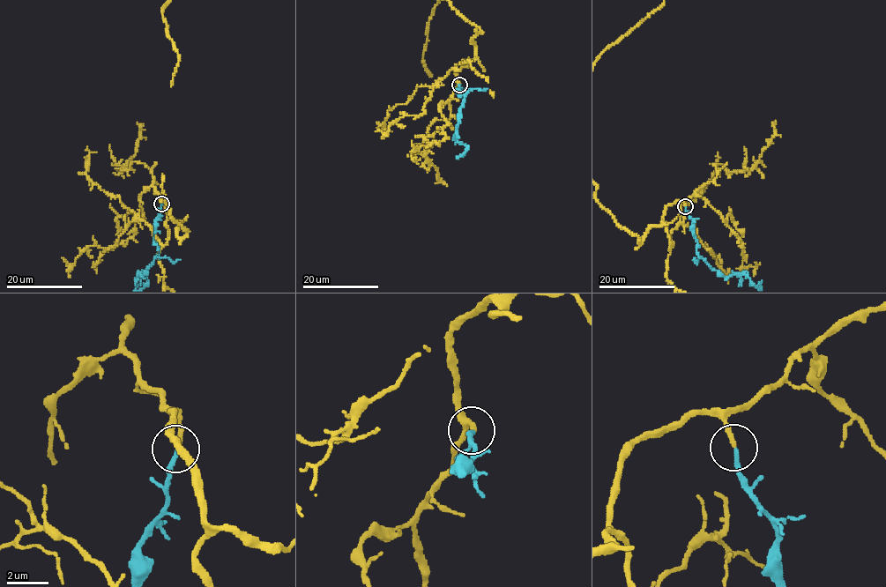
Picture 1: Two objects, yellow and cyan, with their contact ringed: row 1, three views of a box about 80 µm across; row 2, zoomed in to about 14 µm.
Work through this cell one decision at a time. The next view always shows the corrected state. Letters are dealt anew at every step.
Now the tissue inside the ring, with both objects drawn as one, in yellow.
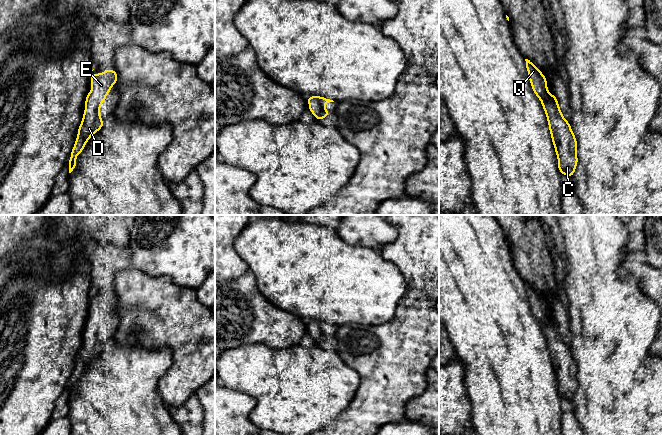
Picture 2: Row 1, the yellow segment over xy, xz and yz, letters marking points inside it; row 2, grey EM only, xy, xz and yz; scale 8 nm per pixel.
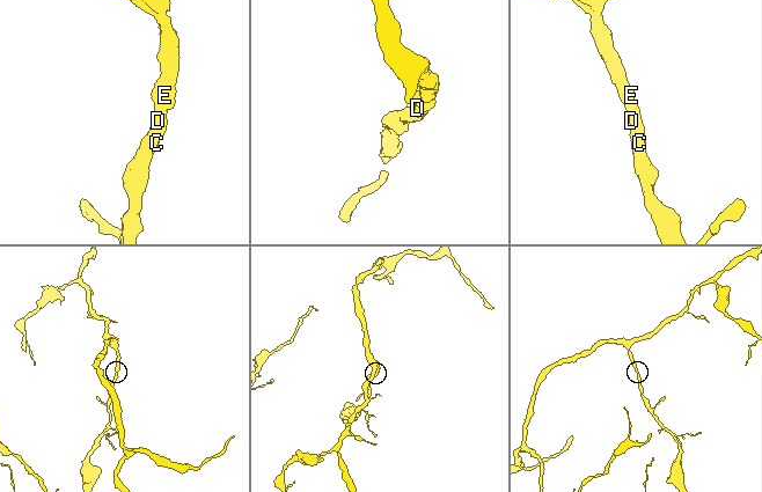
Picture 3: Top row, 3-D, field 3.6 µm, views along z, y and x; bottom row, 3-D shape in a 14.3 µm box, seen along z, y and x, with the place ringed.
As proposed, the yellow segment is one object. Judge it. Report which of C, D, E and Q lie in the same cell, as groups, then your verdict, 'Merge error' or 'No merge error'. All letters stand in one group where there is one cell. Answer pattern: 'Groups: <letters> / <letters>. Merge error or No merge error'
Groups: C D E Q. No merge error

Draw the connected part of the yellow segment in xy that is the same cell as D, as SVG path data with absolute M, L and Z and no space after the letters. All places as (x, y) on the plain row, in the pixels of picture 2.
M114 293L104 294L101 298L93 297L90 305L92 314L86 320L85 337L78 352L78 360L71 375L70 385L67 388L69 397L77 390L76 381L83 375L89 362L104 349L100 342L100 330L106 324L106 319L111 315L112 309L117 308L117 297Z

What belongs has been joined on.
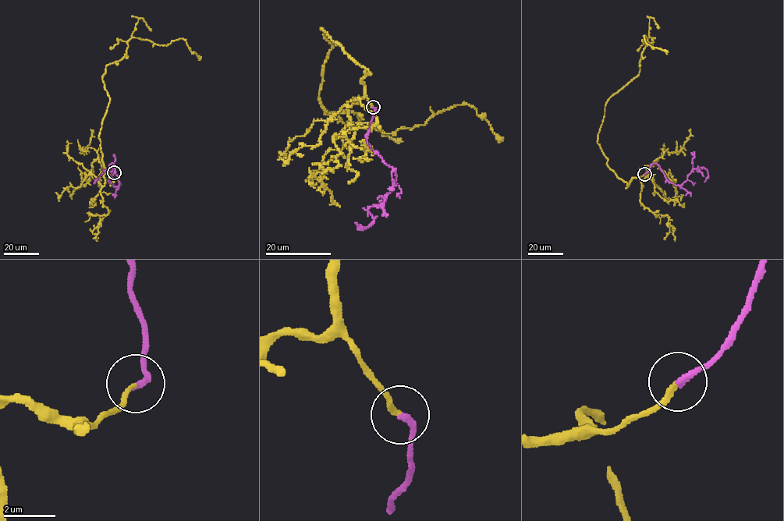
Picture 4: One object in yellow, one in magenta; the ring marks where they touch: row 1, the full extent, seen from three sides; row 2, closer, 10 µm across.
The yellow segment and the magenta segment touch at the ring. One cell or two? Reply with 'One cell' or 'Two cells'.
One cell

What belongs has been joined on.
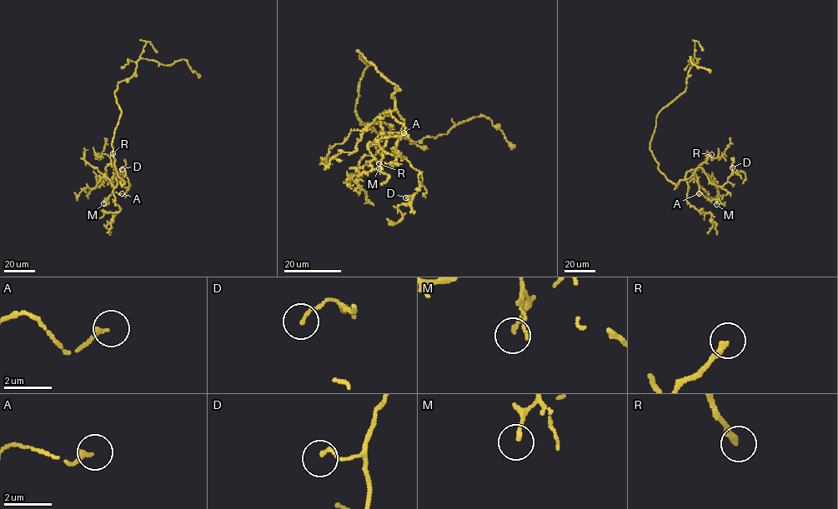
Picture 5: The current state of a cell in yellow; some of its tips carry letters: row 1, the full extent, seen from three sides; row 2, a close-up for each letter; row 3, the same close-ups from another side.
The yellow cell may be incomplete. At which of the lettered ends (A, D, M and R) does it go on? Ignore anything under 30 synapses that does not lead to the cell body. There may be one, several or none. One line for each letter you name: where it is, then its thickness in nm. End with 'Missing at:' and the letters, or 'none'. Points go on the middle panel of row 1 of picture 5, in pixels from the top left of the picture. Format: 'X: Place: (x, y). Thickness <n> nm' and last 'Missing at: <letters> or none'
R: Place: (378, 163). Thickness 240 nm
Missing at: R

